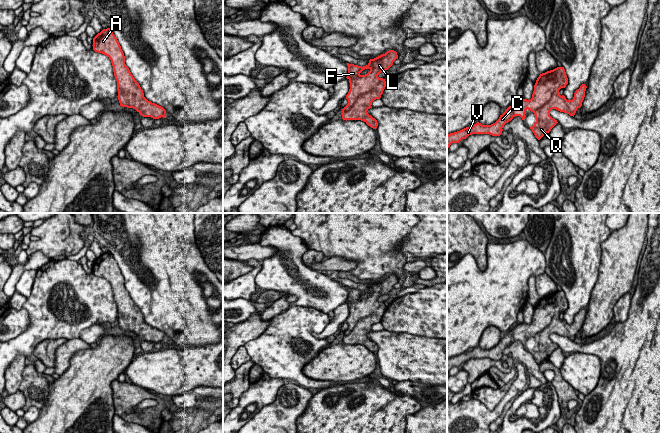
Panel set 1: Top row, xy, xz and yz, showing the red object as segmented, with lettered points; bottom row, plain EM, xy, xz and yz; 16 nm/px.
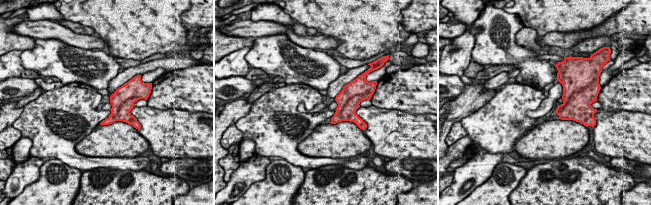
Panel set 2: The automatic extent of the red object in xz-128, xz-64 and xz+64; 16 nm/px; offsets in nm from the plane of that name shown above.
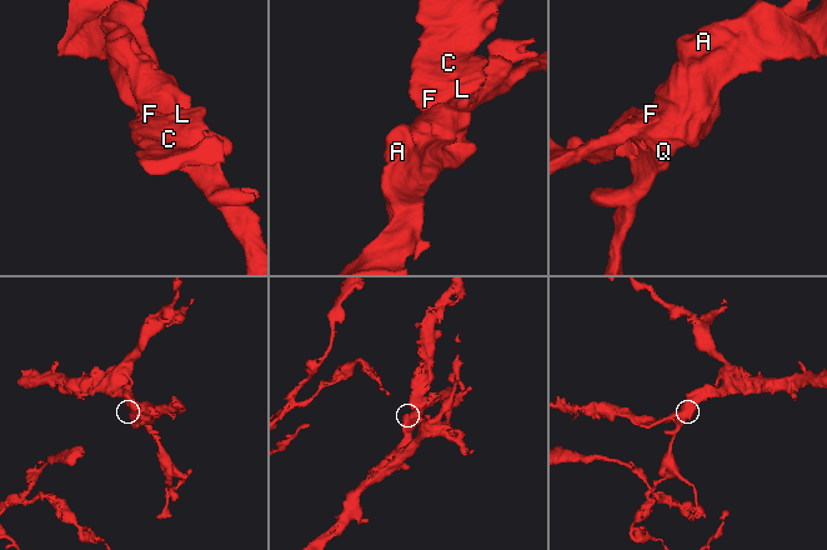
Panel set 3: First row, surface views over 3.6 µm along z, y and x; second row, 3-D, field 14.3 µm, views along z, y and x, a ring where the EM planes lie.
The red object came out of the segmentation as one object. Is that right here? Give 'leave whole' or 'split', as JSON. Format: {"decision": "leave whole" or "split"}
{"decision": "leave whole"}

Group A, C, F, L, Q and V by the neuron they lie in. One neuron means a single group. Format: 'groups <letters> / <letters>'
groups A C F L Q V

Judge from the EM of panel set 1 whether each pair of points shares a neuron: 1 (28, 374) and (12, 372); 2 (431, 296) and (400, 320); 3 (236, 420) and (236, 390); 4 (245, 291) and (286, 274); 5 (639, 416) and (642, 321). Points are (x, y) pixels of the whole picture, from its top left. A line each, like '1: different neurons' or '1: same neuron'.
1: different neurons
2: same neuron
3: different neurons
4: different neurons
5: same neuron

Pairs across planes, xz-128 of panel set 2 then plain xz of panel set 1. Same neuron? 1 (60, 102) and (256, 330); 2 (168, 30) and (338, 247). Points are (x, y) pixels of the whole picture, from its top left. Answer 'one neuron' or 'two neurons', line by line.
1: two neurons
2: one neuron

